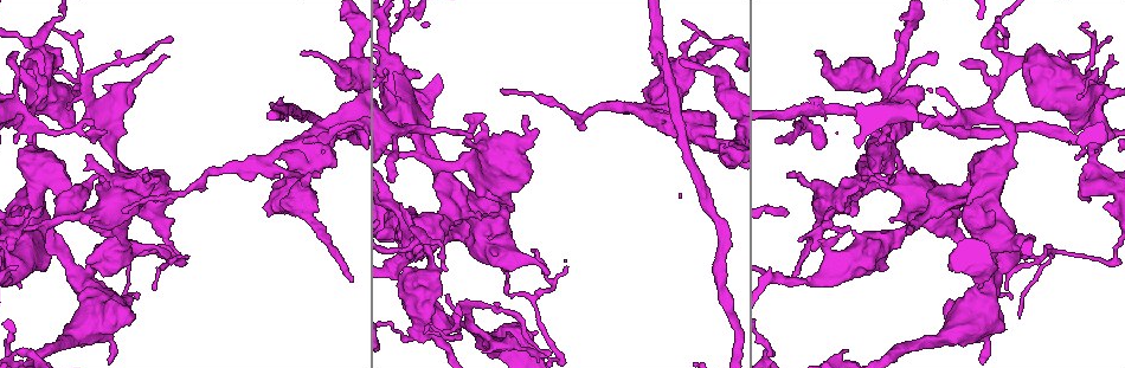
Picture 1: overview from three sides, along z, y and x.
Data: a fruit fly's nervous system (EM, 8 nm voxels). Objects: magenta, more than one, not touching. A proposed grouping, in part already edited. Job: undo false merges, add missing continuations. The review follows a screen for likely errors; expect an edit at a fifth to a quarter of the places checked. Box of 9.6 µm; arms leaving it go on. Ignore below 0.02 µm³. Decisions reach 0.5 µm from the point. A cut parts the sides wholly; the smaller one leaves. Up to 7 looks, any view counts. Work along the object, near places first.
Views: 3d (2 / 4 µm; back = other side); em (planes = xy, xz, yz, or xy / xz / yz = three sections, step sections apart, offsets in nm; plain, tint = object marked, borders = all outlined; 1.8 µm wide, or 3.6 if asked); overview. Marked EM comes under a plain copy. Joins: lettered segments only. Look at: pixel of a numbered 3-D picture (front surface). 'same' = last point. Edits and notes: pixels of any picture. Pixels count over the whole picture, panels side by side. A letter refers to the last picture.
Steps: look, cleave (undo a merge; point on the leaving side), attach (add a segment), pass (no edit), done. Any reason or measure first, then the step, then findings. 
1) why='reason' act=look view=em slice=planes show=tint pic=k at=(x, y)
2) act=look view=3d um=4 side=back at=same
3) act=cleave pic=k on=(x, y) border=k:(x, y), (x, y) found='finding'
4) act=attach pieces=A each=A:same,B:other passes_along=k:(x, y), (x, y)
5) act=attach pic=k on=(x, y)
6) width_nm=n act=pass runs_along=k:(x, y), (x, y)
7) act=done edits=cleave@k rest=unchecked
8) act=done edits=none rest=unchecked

why='sharp bend' act=look view=em slice=planes show=tint pic=1 at=(391, 60)

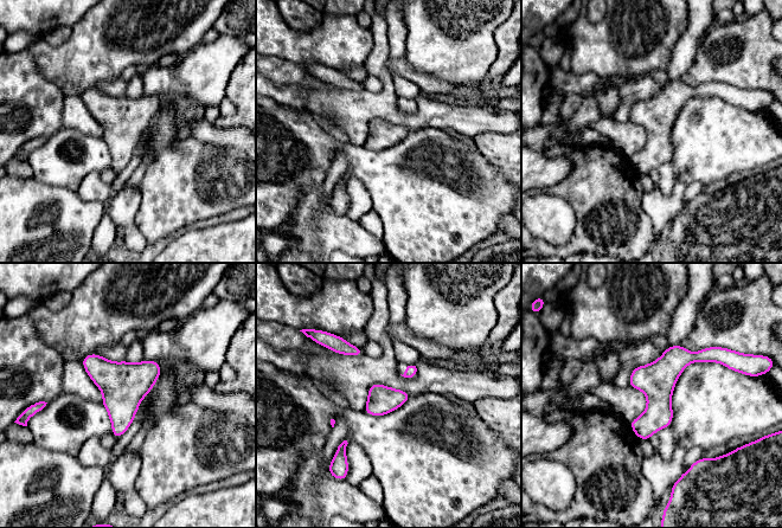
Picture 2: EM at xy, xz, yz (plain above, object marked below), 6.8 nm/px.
why='what lies round it' act=look view=em slice=planes show=borders at=same

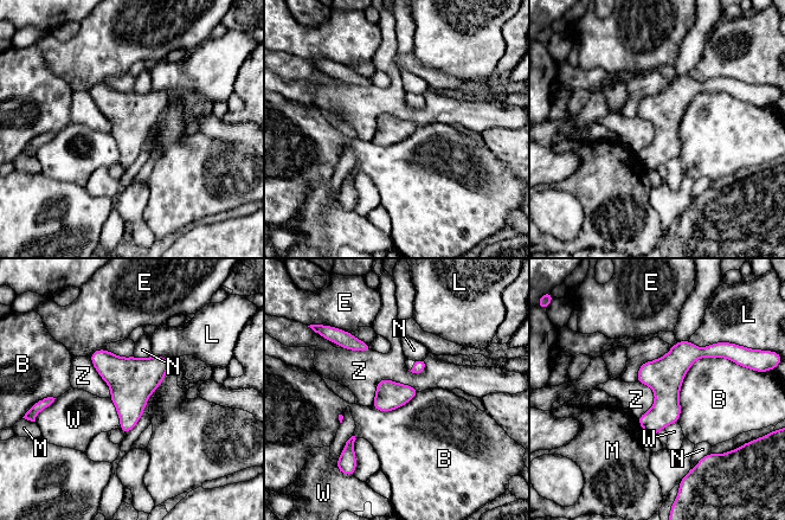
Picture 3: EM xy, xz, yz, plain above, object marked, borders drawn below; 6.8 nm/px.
act=pass each=B:other,E:other,L:other,M:other,N:other,W:other,Z:other border=3:(419, 391), (380, 379), (371, 405) found='all the same neuron'

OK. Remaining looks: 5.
act=look view=3d um=4 pic=1 at=(979, 287)

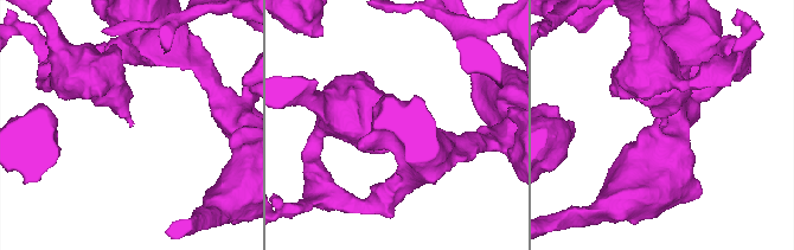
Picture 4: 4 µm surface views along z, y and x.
act=look view=em slice=planes show=borders pic=4 at=(659, 125)

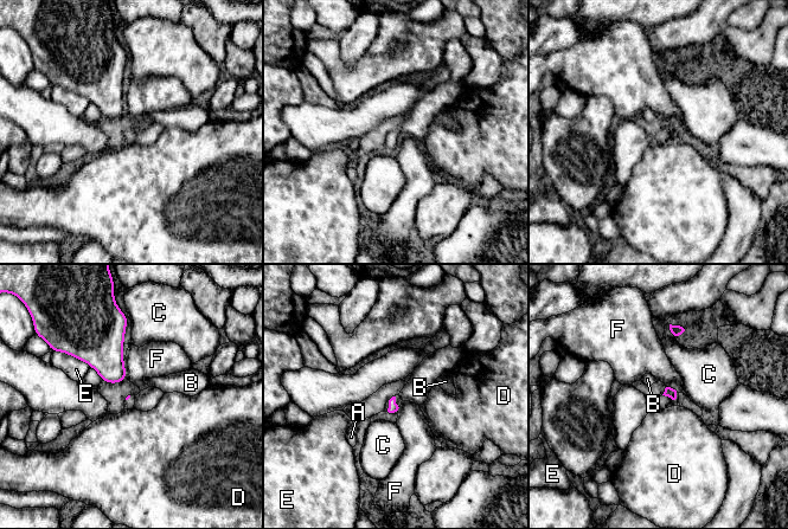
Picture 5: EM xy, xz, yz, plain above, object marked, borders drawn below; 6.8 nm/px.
act=pass each=A:other,B:other,C:other,D:other,E:other,F:other border=5:(122, 360), (127, 378) found='none of them fits'

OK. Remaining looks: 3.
why='thin end' act=look view=em um=3.6 slice=planes show=borders pic=1 at=(168, 36)

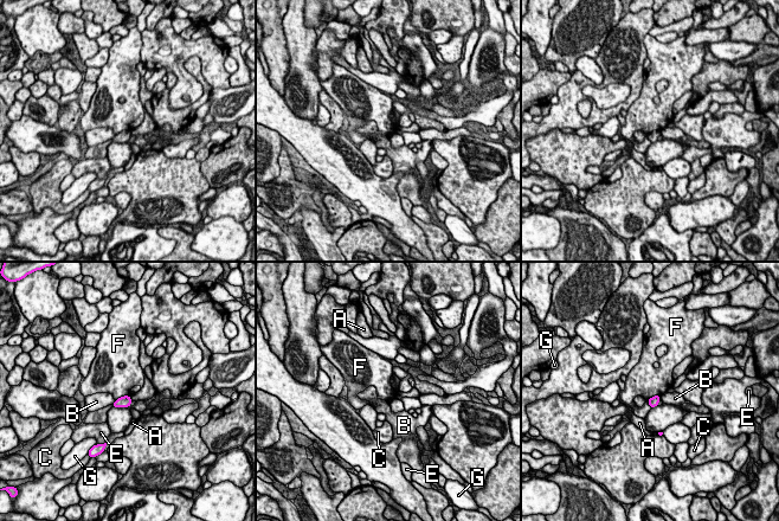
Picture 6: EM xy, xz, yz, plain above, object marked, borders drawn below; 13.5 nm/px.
longest_contact=F:240nm act=pass each=A:other,B:other,C:other,E:other,F:other,G:other border=6:(660, 394), (648, 400), (650, 407) found='no lettered segment goes on from it'

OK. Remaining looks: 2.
act=done edits=none rest=unchecked

